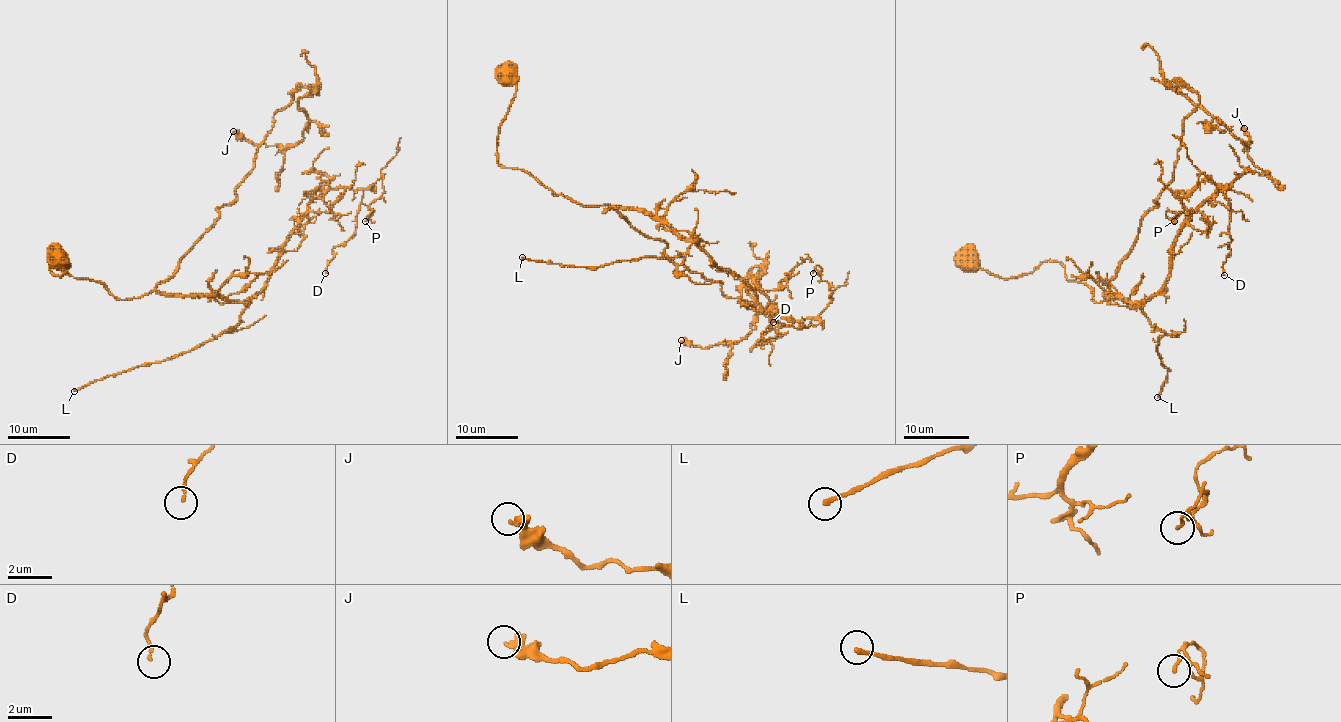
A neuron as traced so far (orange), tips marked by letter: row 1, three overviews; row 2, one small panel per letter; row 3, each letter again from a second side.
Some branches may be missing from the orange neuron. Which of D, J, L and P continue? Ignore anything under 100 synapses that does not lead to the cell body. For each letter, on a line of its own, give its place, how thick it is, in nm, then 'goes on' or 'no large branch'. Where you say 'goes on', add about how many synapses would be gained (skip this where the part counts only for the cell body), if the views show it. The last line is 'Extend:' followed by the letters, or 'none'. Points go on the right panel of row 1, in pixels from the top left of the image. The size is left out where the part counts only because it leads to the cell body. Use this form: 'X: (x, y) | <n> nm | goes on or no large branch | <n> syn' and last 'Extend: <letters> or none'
D: (1224, 275) | 140 nm | no large branch
J: (1244, 128) | 400 nm | no large branch
L: (1157, 397) | 200 nm | no large branch
P: (1174, 221) | 110 nm | no large branch
Extend: none

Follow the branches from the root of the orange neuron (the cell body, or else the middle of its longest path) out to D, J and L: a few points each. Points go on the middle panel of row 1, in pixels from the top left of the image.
D: (509, 75), (500, 164), (583, 205), (662, 216), (765, 311), (811, 320), (773, 322)
J: (509, 75), (500, 164), (613, 208), (726, 296), (759, 268), (743, 337), (681, 340)
L: (509, 75), (515, 95), (498, 131), (500, 164), (583, 205), (644, 208), (693, 241), (679, 265), (522, 257)

